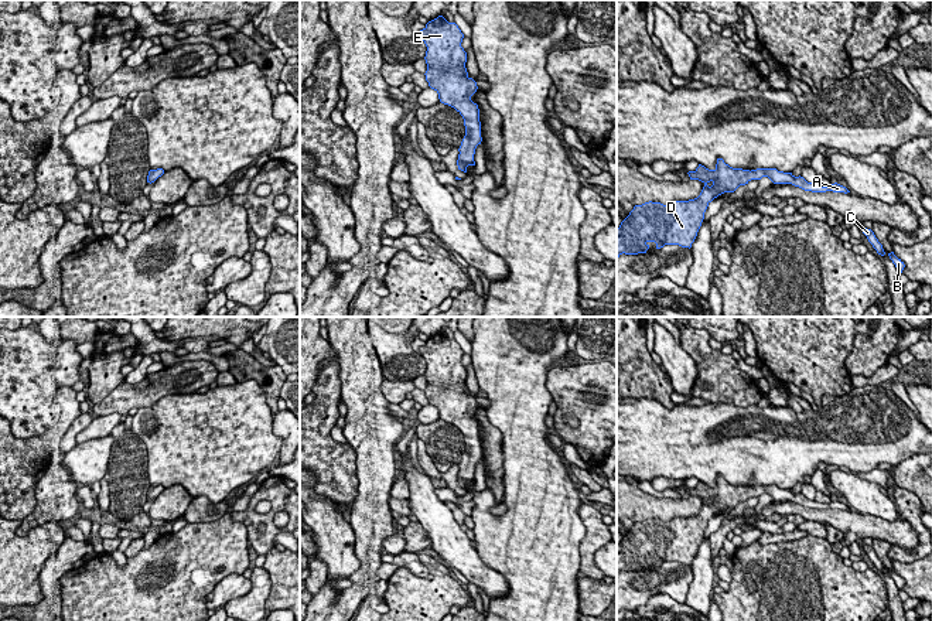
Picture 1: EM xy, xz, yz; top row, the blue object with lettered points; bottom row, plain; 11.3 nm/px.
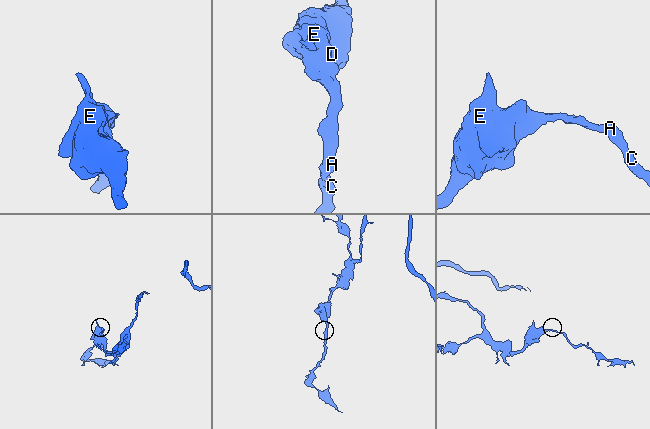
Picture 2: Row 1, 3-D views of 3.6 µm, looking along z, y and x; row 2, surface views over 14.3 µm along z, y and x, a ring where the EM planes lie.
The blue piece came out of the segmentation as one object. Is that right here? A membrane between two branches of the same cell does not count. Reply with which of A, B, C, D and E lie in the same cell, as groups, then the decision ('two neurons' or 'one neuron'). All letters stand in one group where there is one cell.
A B C D E; one neuron

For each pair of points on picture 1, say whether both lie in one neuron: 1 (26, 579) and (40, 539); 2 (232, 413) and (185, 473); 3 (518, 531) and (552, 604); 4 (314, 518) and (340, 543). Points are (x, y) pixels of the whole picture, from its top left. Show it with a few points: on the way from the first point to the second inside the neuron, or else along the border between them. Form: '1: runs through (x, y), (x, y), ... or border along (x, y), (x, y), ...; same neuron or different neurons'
1: runs through (26, 569), (26, 558), (34, 549); same neuron
2: runs through (231, 427), (200, 459); same neuron
3: runs through (536, 549), (540, 558), (543, 586); same neuron
4: runs through (320, 524), (334, 538); same neuron

